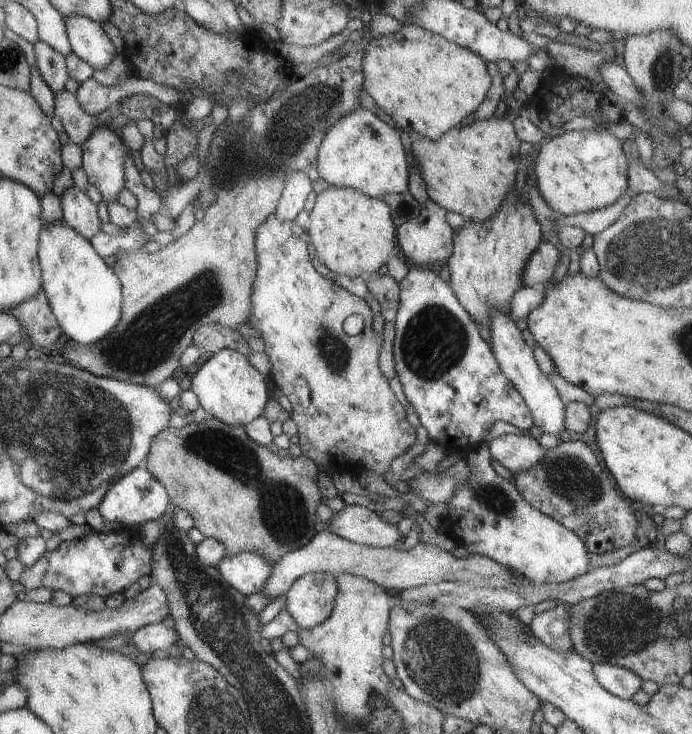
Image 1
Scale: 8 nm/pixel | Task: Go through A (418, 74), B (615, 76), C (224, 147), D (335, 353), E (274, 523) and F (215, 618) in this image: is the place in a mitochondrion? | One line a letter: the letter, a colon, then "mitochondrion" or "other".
A: other
B: other
C: mitochondrion
D: mitochondrion
E: mitochondrion
F: mitochondrion

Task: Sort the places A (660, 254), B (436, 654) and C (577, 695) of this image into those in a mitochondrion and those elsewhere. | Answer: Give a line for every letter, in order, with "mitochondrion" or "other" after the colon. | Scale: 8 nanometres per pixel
A: mitochondrion
B: mitochondrion
C: other

